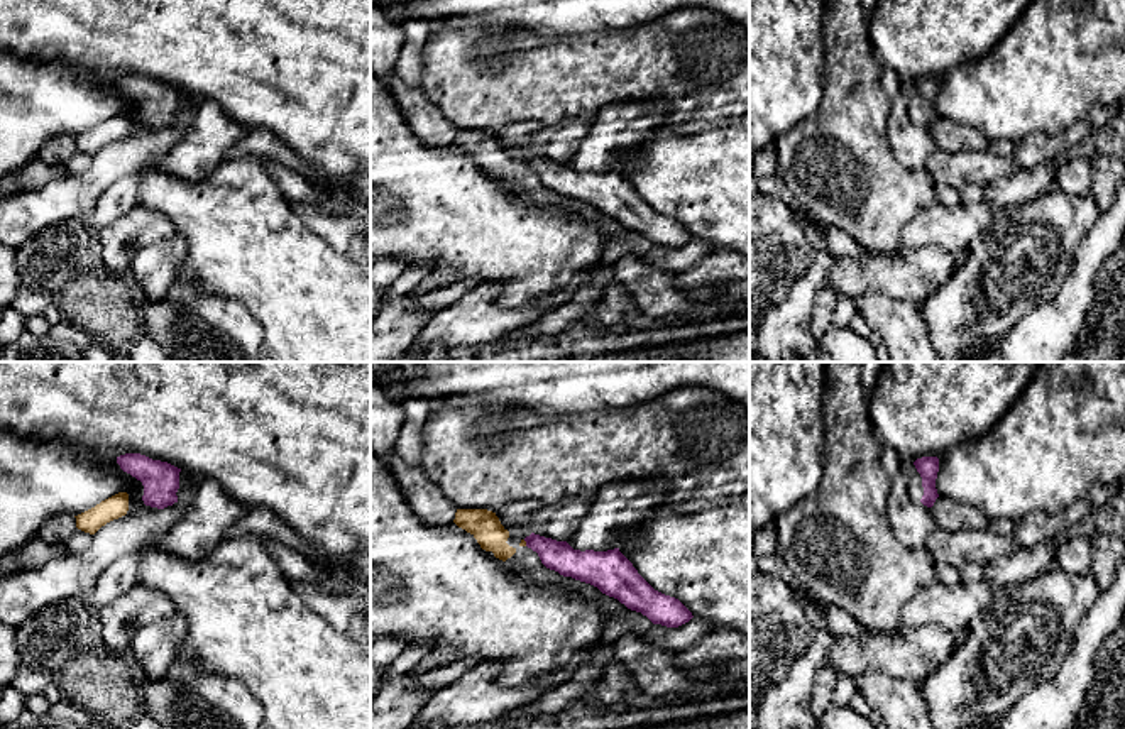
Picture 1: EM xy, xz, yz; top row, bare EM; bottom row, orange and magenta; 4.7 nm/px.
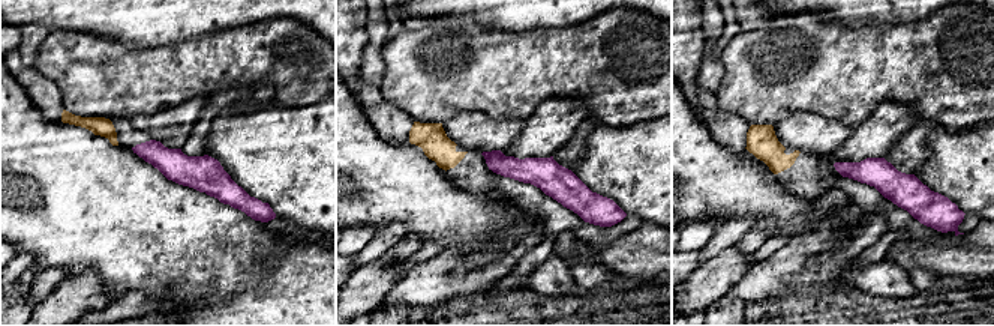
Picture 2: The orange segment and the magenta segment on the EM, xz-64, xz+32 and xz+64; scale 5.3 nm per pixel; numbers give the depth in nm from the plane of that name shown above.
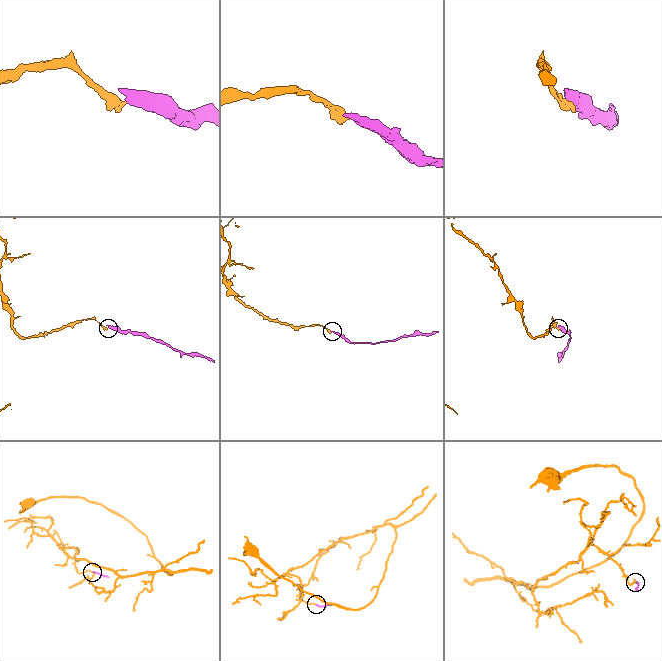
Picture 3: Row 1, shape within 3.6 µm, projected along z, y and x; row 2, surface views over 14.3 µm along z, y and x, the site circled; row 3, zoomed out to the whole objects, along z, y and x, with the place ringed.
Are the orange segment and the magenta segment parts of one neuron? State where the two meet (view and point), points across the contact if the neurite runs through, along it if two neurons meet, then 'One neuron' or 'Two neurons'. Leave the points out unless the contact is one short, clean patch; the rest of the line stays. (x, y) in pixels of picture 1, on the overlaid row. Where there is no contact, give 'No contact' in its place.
Touches orange at xz (525, 543). Boundary: xz (523, 540), (526, 545). Two neurons

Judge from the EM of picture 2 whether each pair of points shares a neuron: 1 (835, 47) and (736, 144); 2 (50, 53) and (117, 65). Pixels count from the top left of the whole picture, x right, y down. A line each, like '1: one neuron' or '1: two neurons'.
1: two neurons
2: one neuron

